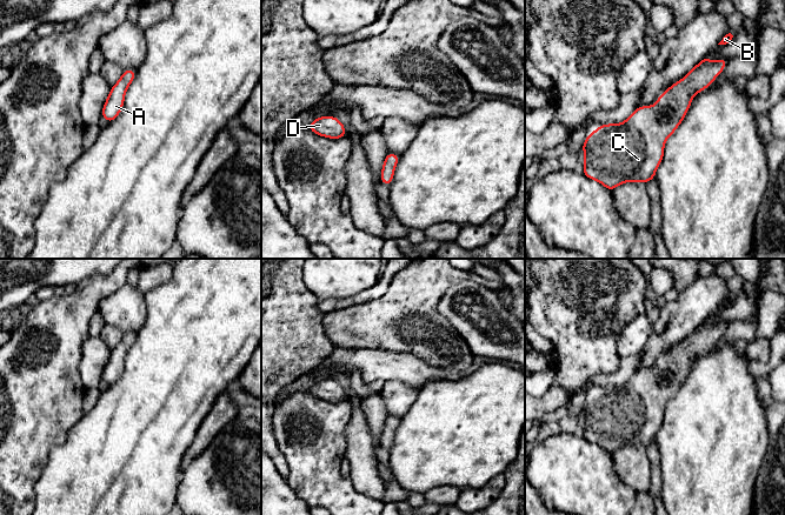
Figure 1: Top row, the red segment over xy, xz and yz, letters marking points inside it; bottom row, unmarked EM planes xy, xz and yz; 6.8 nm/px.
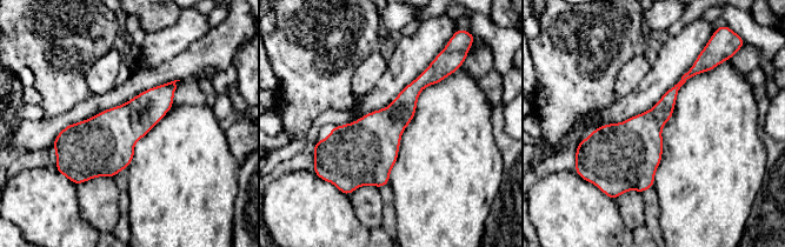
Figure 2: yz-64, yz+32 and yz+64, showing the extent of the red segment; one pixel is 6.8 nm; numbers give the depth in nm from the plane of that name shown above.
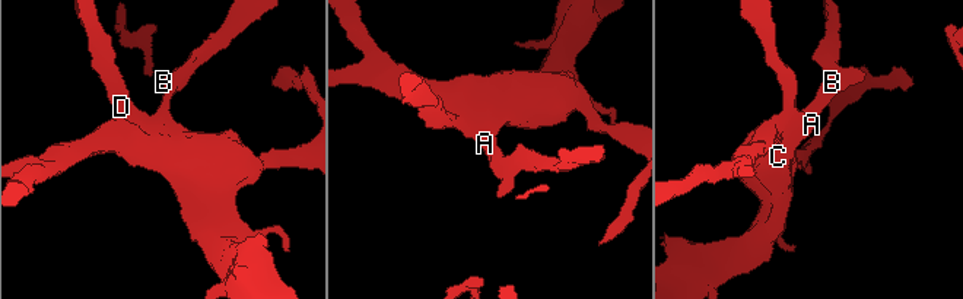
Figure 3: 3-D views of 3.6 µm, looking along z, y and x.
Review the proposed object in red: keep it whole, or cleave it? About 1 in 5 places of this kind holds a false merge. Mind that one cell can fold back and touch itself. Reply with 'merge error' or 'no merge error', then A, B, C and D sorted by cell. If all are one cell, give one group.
no merge error | A B C D

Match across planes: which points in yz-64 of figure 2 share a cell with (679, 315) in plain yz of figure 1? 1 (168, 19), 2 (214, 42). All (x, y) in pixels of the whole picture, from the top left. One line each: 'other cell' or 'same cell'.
1: other cell
2: other cell

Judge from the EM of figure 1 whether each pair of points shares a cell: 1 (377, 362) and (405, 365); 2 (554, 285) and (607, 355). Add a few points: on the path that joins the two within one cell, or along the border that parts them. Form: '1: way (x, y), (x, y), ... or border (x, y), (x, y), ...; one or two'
1: way (384, 365), (398, 365); one
2: way (572, 302), (585, 315), (586, 334), (590, 338); one

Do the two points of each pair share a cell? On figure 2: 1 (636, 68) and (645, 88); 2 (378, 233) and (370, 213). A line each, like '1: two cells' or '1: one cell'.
1: two cells
2: two cells

